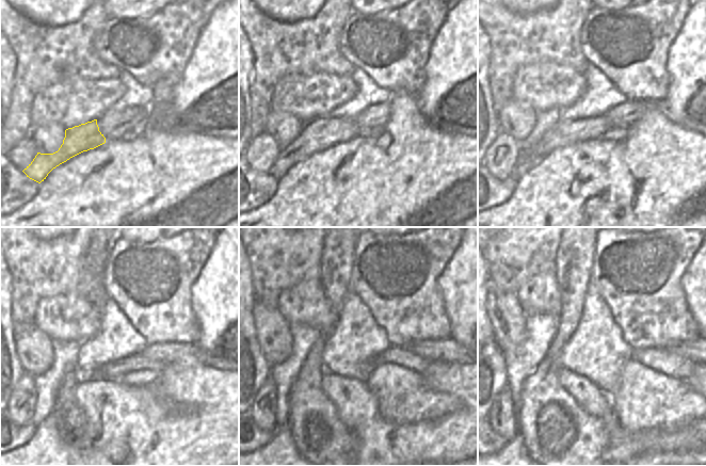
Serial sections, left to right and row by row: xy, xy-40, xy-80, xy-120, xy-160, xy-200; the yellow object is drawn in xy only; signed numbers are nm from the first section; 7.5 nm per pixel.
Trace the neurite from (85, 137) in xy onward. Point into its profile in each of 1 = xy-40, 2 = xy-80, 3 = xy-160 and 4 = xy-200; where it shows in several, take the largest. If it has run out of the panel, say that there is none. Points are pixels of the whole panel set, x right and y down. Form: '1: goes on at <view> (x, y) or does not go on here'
1: goes on at xy-40 (321, 133)
2: goes on at xy-80 (564, 132)
3: goes on at xy-160 (406, 358)
4: goes on at xy-200 (660, 359)

